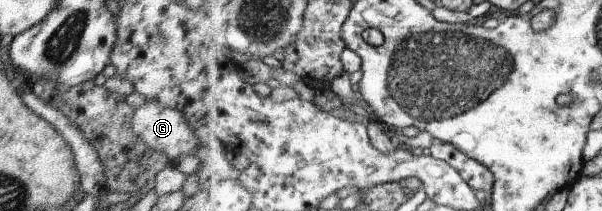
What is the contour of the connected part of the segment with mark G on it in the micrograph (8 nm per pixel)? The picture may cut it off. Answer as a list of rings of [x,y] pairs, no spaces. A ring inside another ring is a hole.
[[[145,101],[131,115],[131,131],[146,143],[148,150],[156,149],[172,159],[186,157],[188,149],[200,145],[195,133],[186,123],[185,117],[177,109],[161,106],[154,101]]]

